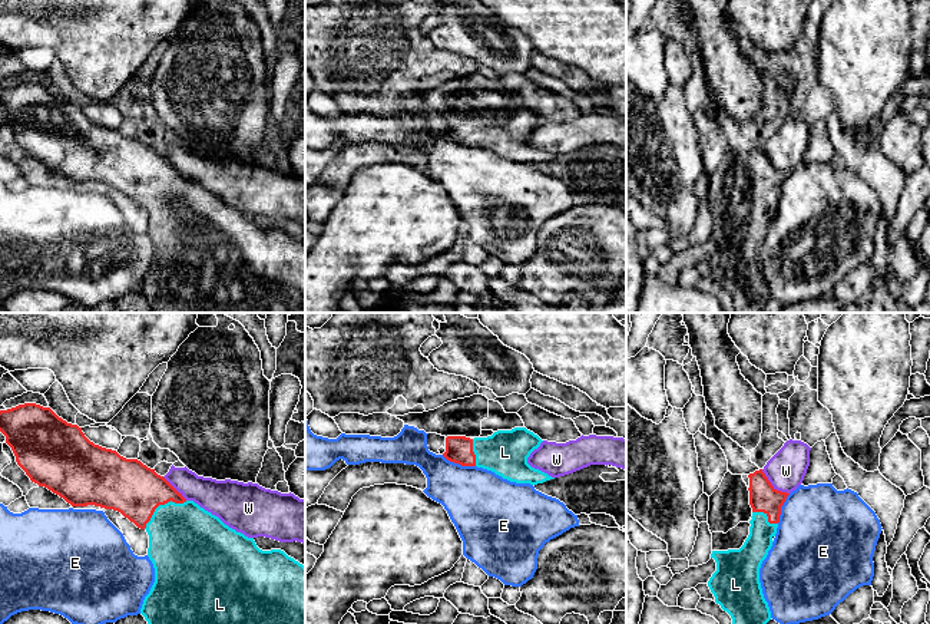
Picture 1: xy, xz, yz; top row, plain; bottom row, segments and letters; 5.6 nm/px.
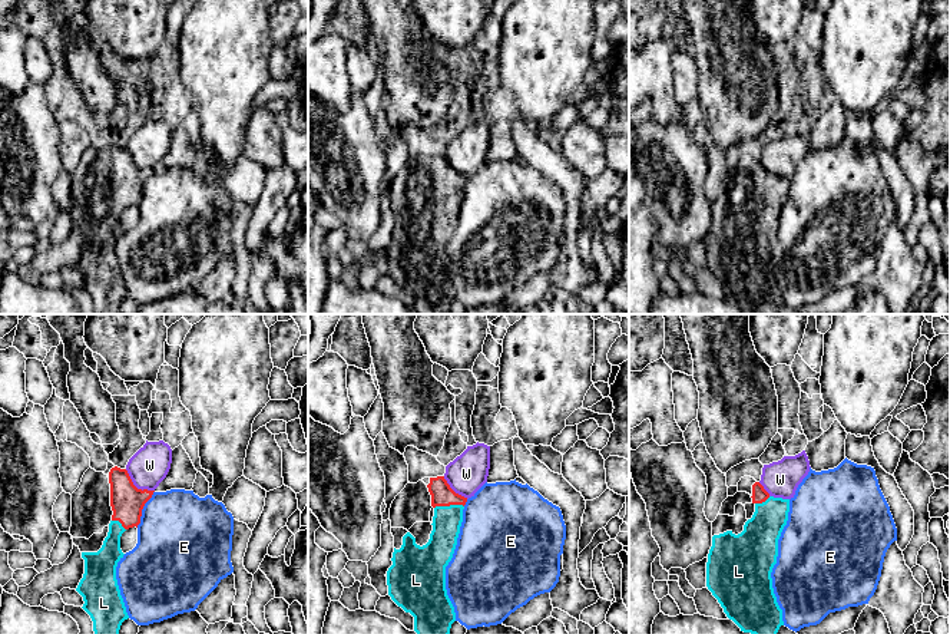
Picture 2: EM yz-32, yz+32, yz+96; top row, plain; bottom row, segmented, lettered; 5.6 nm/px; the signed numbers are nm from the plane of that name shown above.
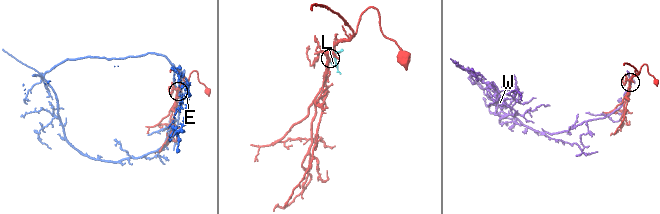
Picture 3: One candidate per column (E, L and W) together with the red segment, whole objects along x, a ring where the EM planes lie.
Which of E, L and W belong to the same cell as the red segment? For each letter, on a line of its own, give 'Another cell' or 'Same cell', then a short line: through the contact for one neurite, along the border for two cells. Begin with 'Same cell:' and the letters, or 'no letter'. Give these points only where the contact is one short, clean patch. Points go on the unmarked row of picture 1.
Same cell: L
E: Another cell. Line: xz (442, 134), (462, 144), (475, 145)
L: Same cell. Line: xy (126, 164), (152, 182), (161, 182), (185, 220)
W: Another cell

